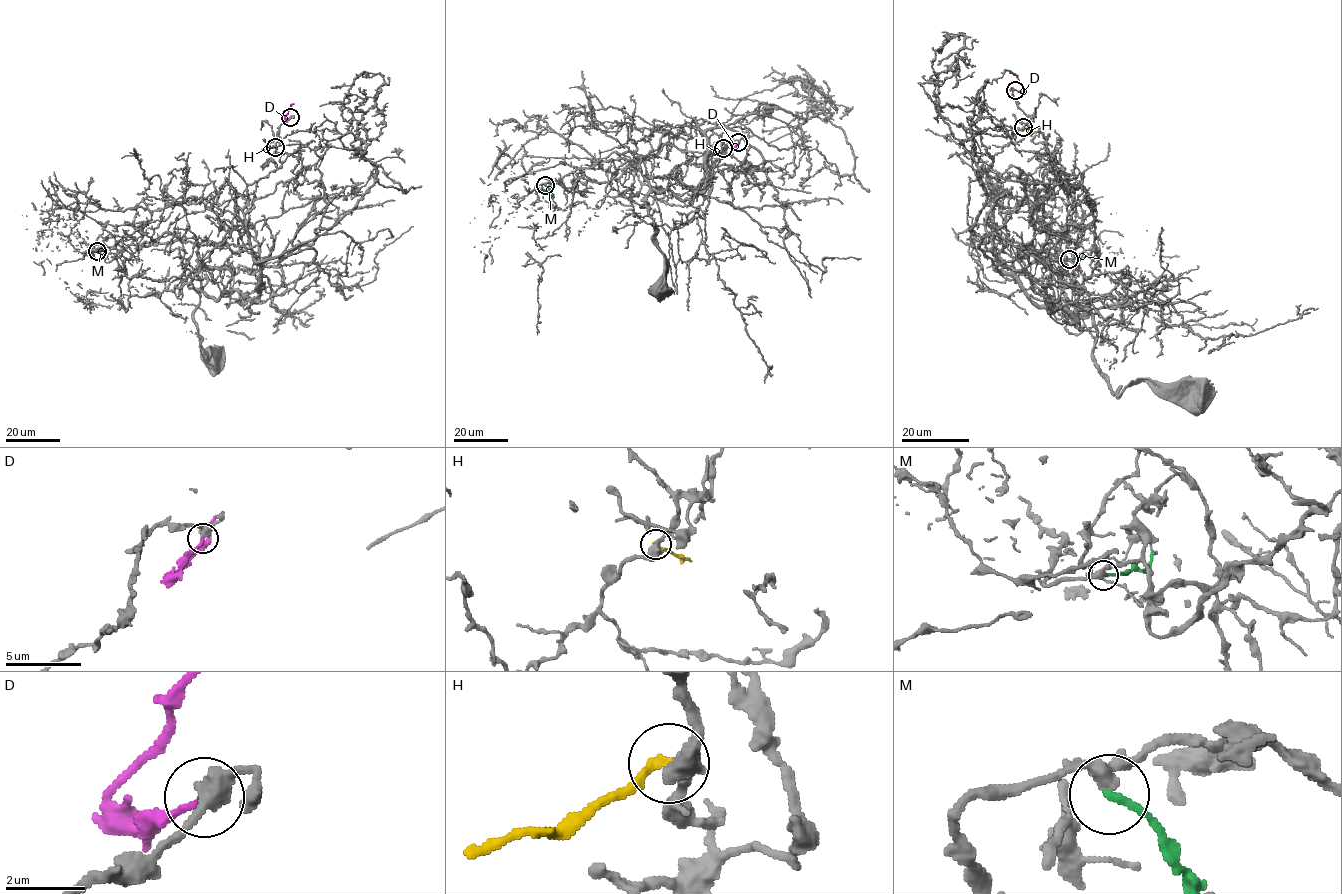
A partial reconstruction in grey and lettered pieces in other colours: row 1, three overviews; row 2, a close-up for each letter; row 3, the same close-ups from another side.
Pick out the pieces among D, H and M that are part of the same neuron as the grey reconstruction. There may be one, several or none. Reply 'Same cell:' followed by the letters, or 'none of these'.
Same cell: D, M

